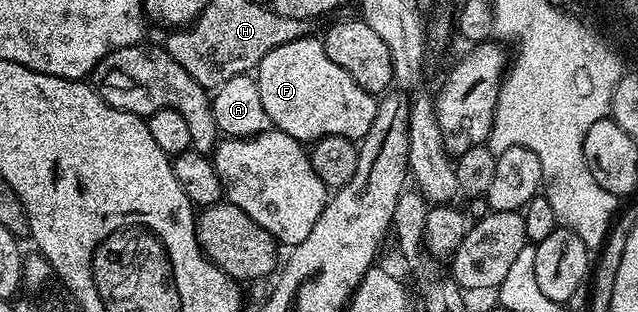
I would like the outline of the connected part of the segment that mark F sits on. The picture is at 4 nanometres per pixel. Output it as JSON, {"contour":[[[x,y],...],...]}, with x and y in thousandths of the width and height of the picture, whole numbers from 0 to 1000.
{"contour":[[[491,112],[464,122],[464,135],[445,135],[445,147],[433,147],[433,160],[414,173],[401,221],[401,253],[408,276],[408,317],[414,324],[414,365],[420,365],[425,401],[434,420],[458,442],[491,455],[509,436],[538,436],[561,455],[577,429],[577,417],[583,417],[594,337],[588,298],[571,288],[571,276],[564,276],[545,224],[527,212],[527,199],[514,186],[503,125]]]}

